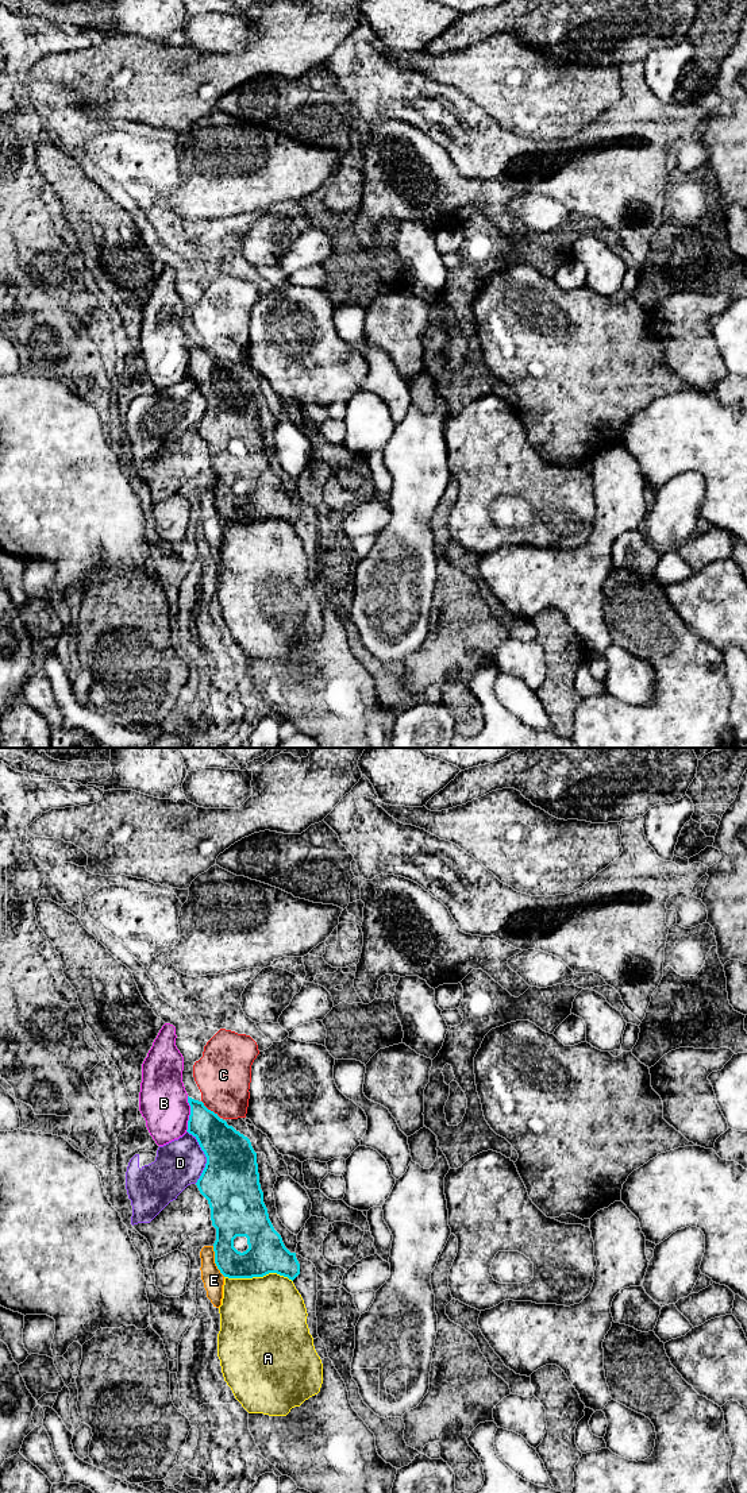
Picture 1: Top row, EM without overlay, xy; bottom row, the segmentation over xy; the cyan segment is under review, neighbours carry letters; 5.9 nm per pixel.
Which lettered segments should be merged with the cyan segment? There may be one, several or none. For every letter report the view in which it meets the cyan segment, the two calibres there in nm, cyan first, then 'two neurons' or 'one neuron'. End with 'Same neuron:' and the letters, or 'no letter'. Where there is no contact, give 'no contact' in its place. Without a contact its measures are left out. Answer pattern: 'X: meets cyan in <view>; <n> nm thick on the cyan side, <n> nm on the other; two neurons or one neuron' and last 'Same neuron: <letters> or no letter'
A: meets cyan in xy; 240 nm thick on the cyan side, 500 nm on the other; two neurons
B: meets cyan in xy; 220 nm thick on the cyan side, 280 nm on the other; two neurons
C: meets cyan in xy; 260 nm thick on the cyan side, 340 nm on the other; two neurons
D: meets cyan in xy; 360 nm thick on the cyan side, 280 nm on the other; two neurons
E: meets cyan in xy; 190 nm thick on the cyan side, 120 nm on the other; two neurons
Same neuron: no letter

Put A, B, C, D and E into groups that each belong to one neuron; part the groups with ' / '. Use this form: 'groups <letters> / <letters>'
groups A / B / C / D / E

